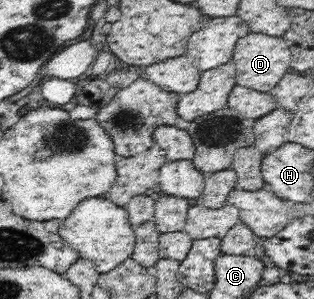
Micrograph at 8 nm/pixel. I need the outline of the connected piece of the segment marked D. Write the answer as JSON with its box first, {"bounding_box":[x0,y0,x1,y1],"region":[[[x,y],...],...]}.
{"bounding_box":[232,32,291,93],"region":[[[251,32],[238,39],[234,47],[232,62],[236,67],[235,84],[268,93],[269,90],[278,86],[283,76],[288,73],[291,59],[291,50],[286,39]]]}

